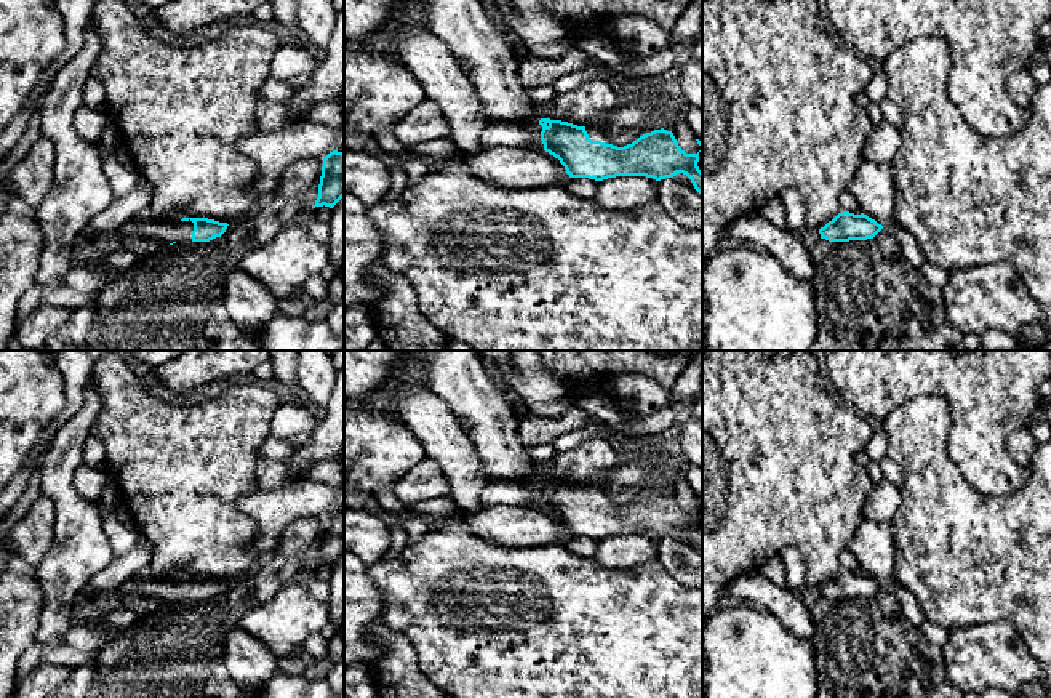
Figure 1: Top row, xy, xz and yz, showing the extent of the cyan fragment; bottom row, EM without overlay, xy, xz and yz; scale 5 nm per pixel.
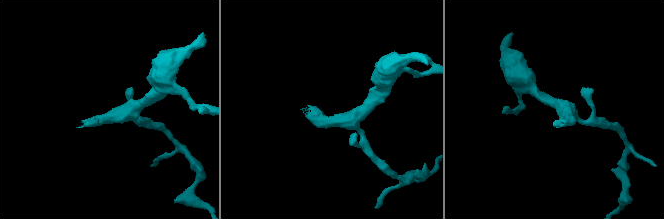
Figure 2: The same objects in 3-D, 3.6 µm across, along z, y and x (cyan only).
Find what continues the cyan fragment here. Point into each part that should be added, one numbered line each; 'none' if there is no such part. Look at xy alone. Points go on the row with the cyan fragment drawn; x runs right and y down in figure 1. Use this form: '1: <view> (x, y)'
1: xy (165, 231)

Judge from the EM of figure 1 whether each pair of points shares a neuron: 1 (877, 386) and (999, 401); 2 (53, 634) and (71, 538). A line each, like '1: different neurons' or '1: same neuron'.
1: same neuron
2: same neuron

